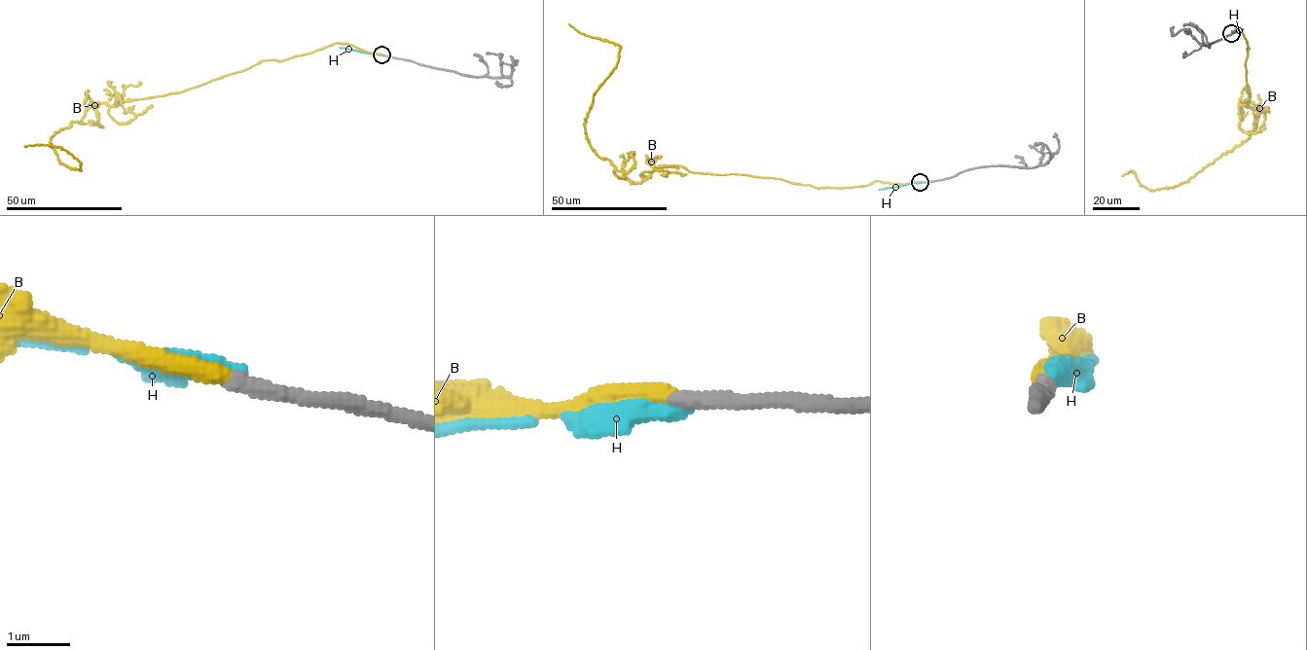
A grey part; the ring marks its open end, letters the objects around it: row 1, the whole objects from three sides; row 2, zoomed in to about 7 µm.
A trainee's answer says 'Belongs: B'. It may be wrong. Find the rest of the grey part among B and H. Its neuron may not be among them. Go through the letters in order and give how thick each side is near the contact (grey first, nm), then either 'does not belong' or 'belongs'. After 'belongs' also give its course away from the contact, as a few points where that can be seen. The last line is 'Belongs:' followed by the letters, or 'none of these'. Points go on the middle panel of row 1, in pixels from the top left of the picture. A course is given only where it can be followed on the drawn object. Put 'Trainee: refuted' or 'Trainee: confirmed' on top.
Trainee: confirmed
B: 260/280 nm | belongs | via (921, 182), (815, 188), (674, 164), (638, 183), (622, 179), (591, 145), (584, 123), (620, 47), (568, 24)
H: 280/360 nm | does not belong
Belongs: B

